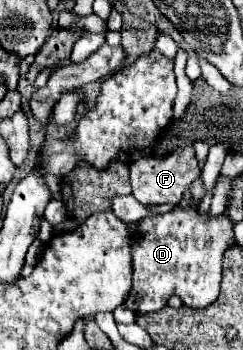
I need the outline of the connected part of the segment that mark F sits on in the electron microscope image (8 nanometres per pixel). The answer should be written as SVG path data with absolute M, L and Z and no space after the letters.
M192 146L176 148L176 150L168 152L168 154L164 154L162 158L156 158L154 154L150 154L150 156L140 158L140 160L130 164L132 194L144 206L180 204L182 194L190 188L190 184L198 178L198 174L200 174L200 166L198 166L198 160L194 156L194 148Z

